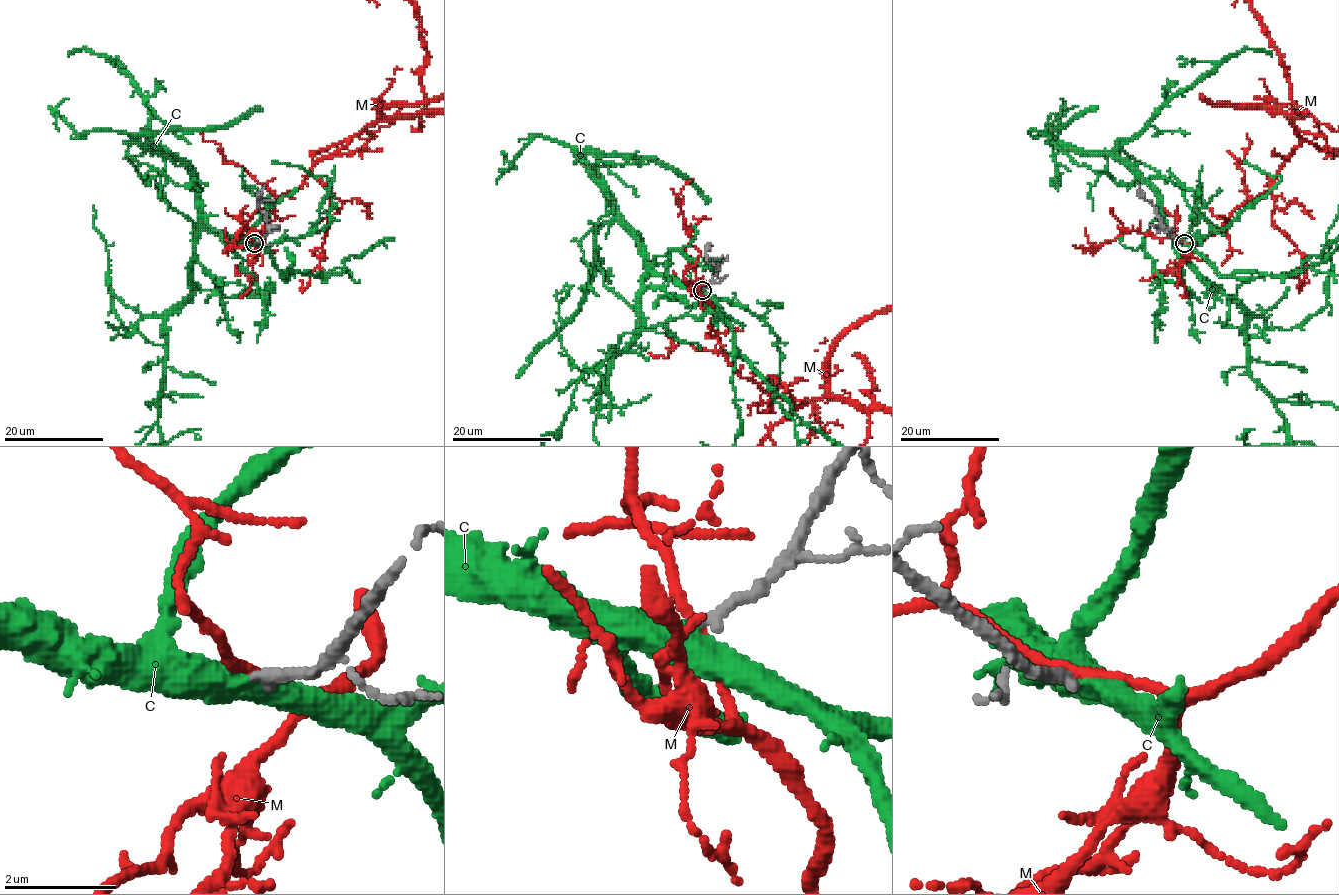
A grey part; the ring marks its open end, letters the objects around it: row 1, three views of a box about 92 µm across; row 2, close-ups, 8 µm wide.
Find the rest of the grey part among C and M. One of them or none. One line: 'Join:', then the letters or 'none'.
Join: C

